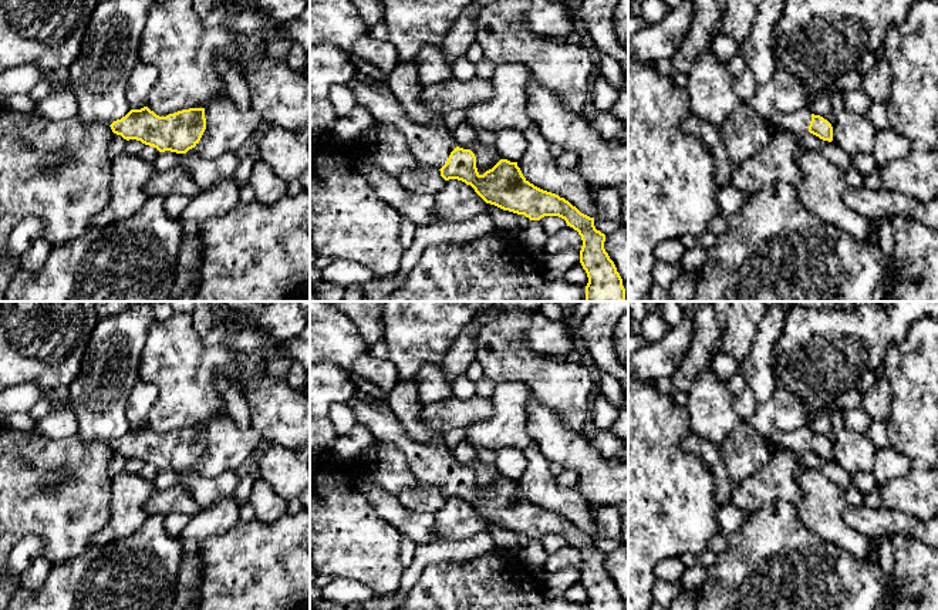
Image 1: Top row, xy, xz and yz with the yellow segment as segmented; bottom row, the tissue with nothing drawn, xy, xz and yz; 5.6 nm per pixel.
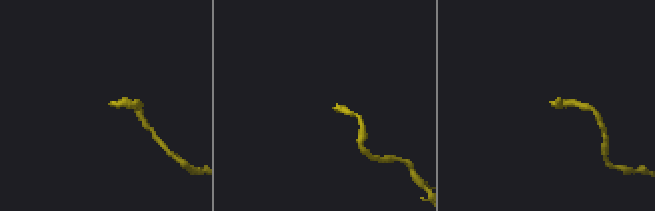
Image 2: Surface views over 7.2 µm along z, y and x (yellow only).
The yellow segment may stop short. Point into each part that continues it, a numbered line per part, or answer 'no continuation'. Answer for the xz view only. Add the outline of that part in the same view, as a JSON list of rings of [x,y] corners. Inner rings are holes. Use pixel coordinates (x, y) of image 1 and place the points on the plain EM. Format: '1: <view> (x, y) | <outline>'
1: xz (431, 464) | [[[354,395],[348,404],[357,421],[370,429],[375,442],[392,444],[404,452],[406,464],[418,481],[439,488],[446,482],[451,471],[458,464],[452,452],[445,445],[418,442],[411,438],[387,401],[381,401],[372,395],[368,395],[368,398],[362,401],[357,395]]]

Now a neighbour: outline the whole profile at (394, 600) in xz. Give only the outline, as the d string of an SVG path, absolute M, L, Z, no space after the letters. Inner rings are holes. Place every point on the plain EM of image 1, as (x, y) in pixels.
M395 592L387 596L374 596L372 599L361 603L362 610L395 610L402 607L405 596Z

